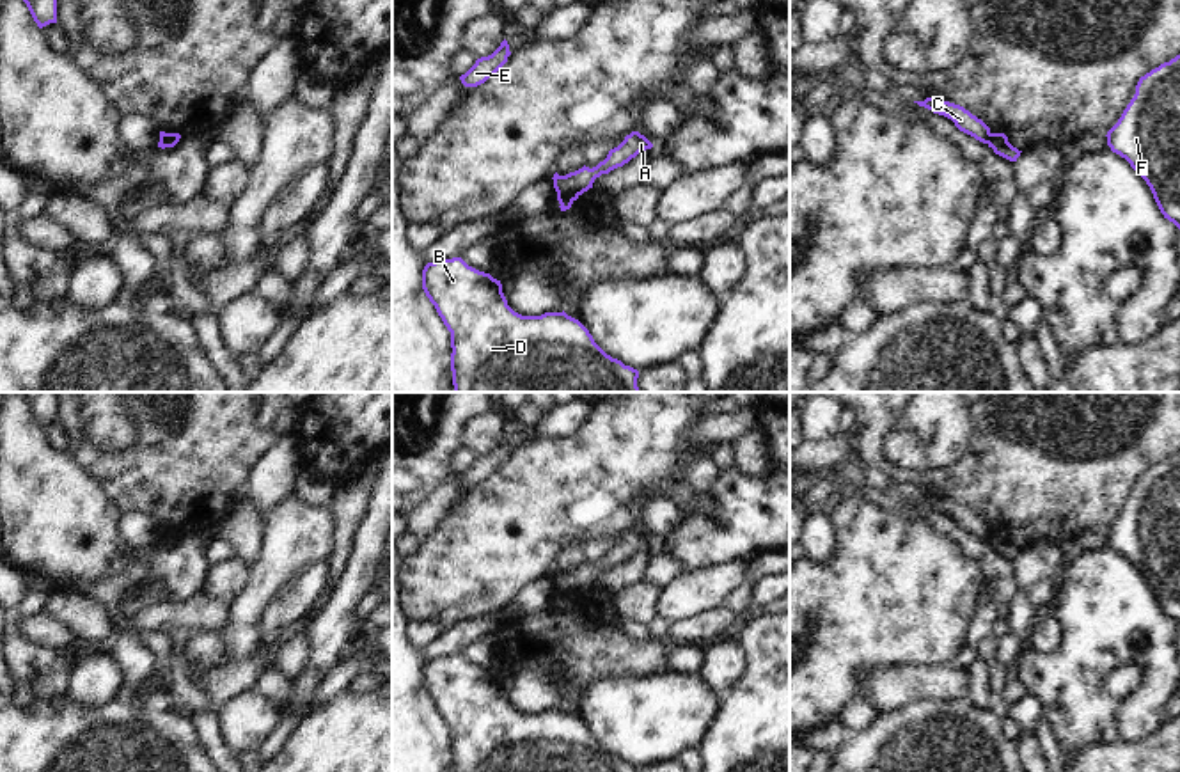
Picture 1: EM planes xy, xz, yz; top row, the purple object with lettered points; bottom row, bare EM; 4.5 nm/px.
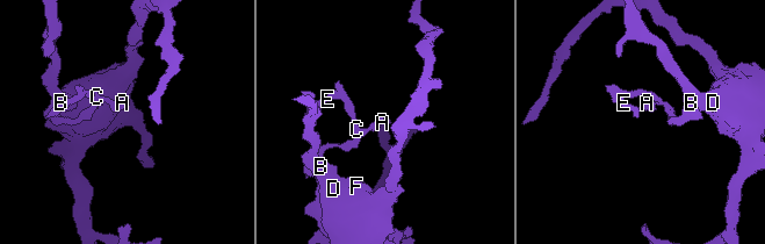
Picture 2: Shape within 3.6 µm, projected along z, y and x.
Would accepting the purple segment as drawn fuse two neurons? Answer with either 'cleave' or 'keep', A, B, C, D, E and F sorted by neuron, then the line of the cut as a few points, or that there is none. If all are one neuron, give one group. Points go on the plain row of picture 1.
cleave | A C E / B D F | xz (577, 593), (558, 595)

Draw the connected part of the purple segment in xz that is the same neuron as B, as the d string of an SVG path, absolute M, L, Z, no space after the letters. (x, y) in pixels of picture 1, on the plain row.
M461 655L428 660L422 687L451 729L452 772L639 772L607 752L589 728L564 708L541 713L515 710L500 678L468 664Z

